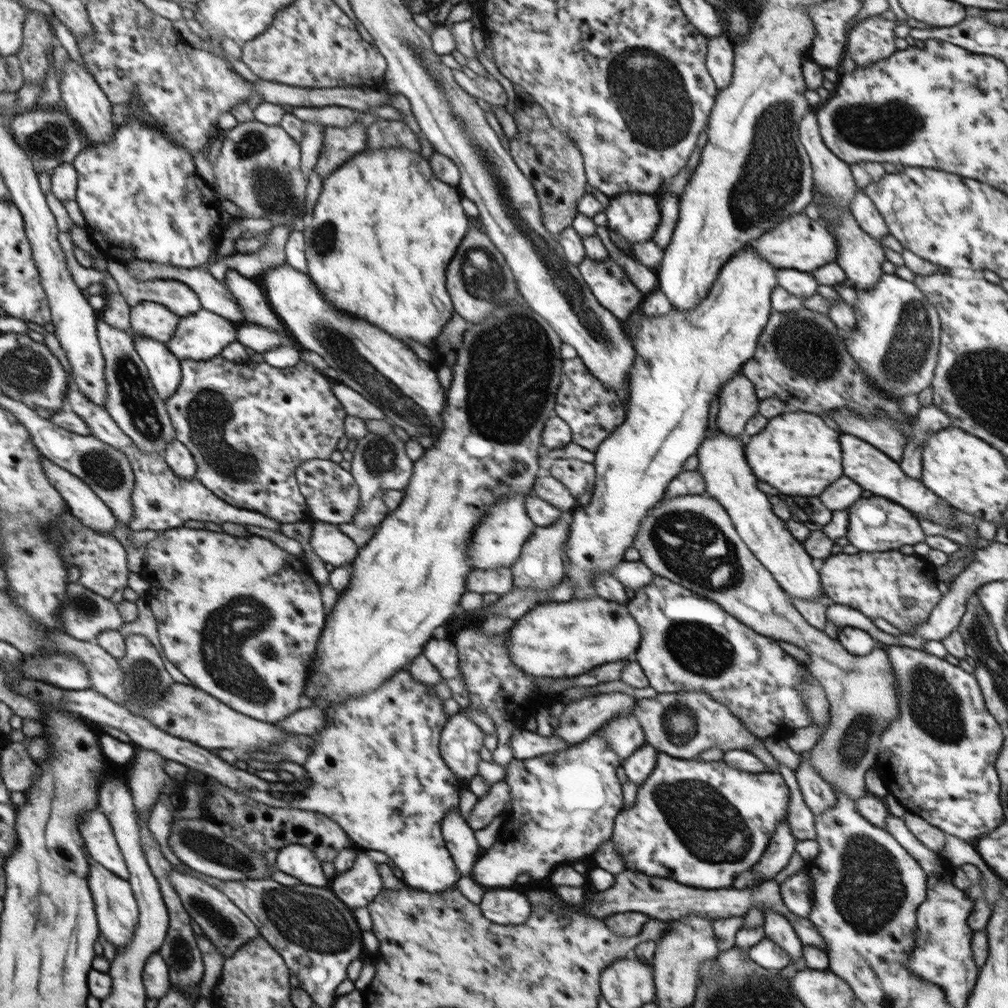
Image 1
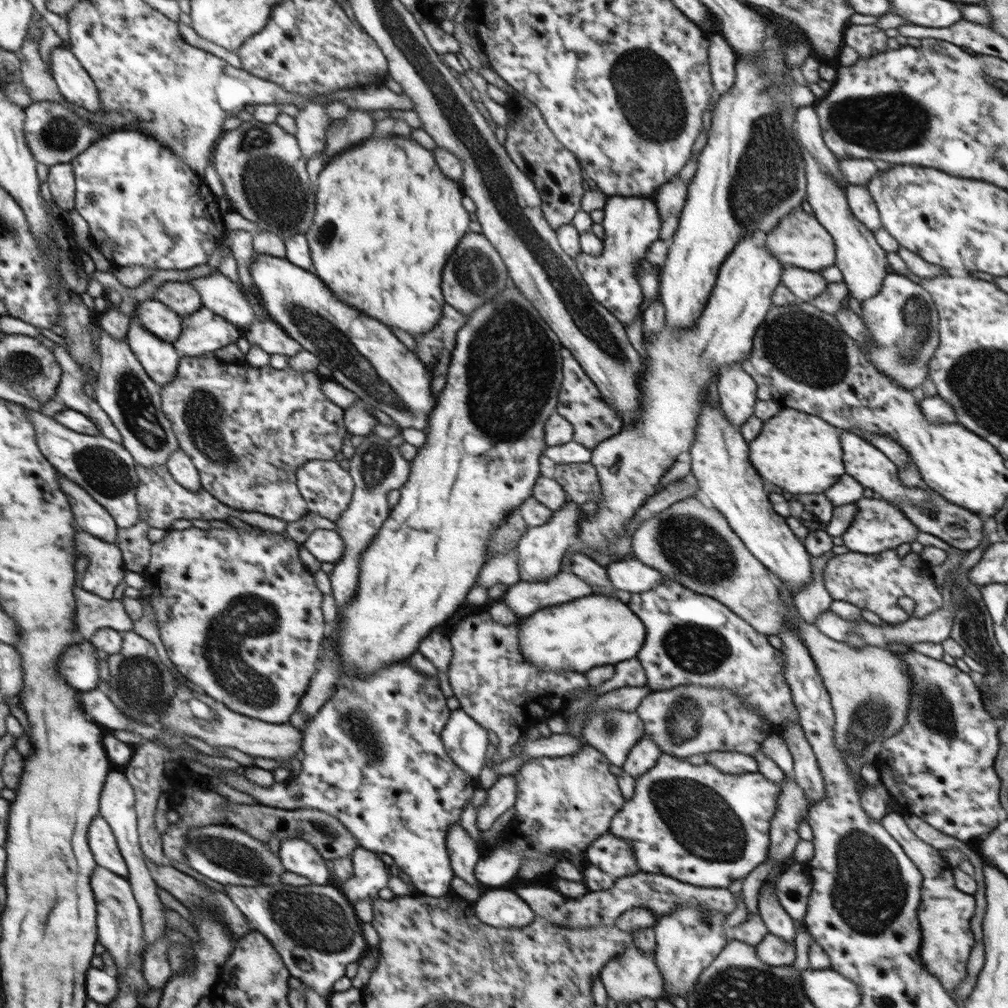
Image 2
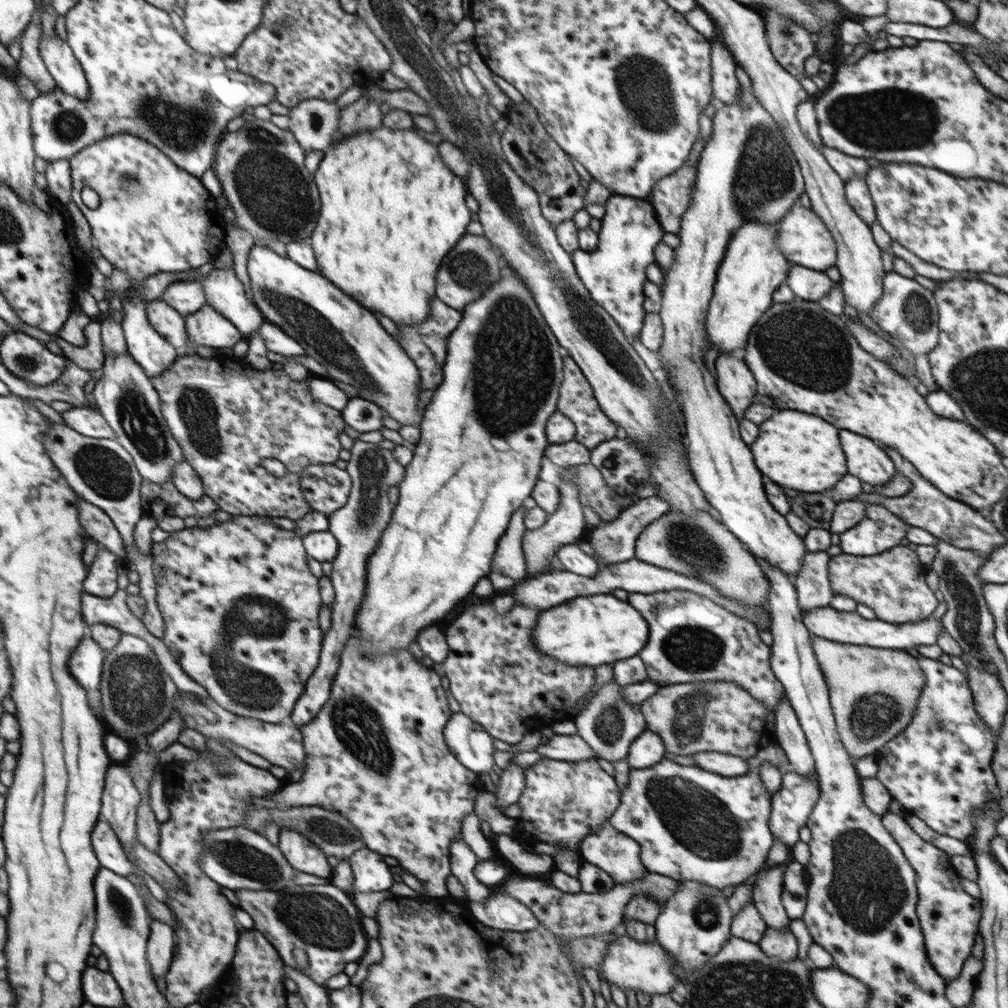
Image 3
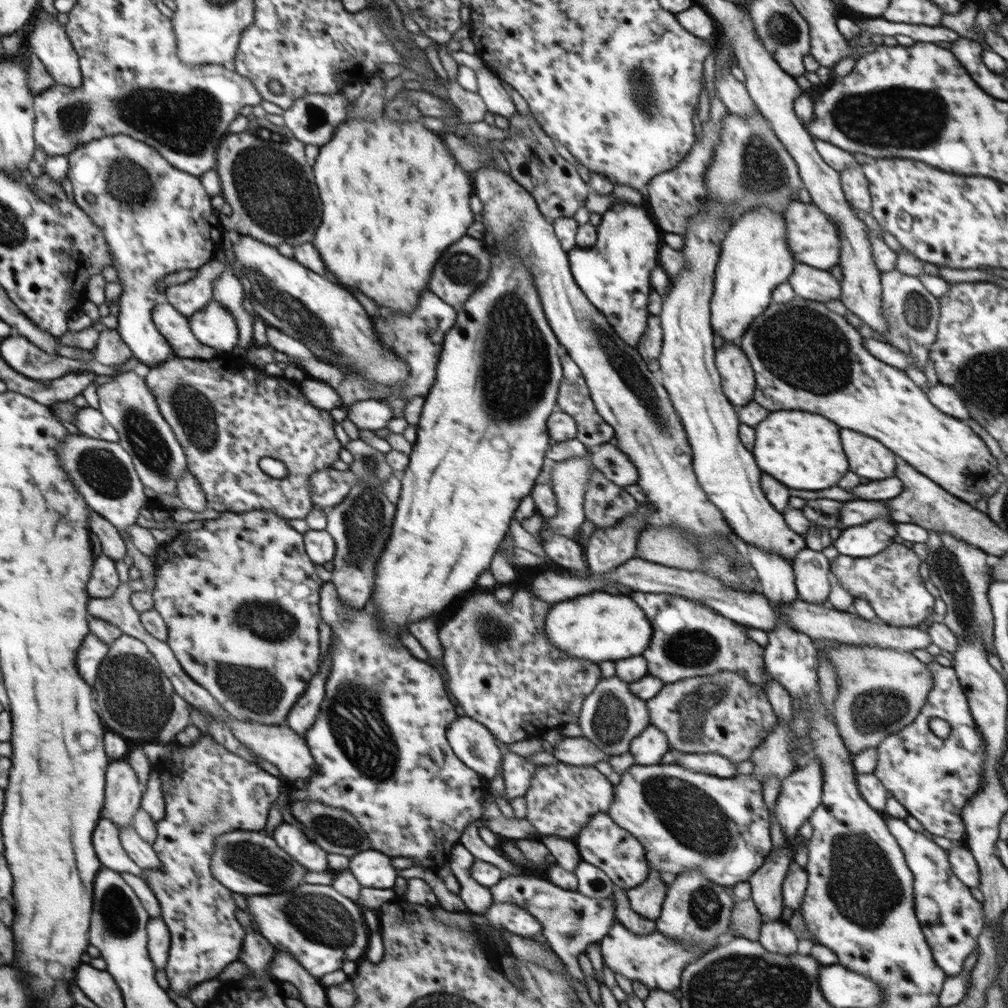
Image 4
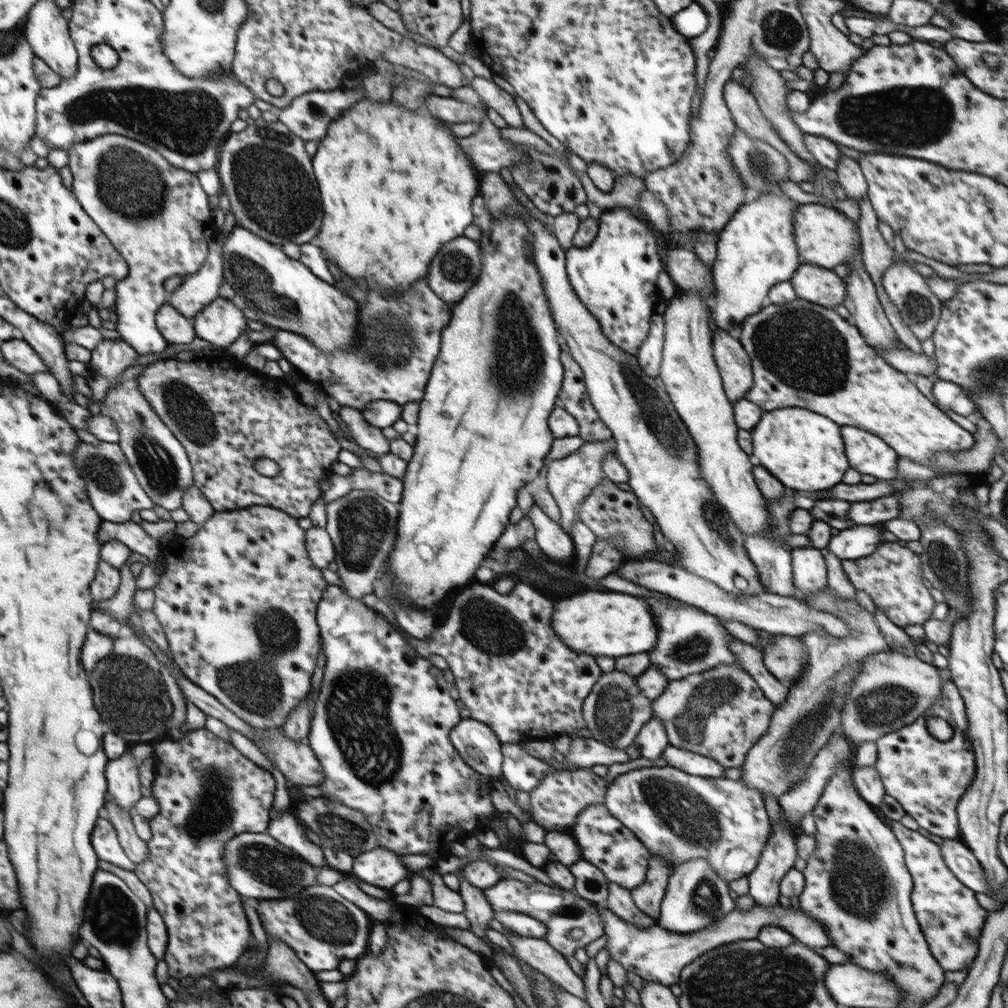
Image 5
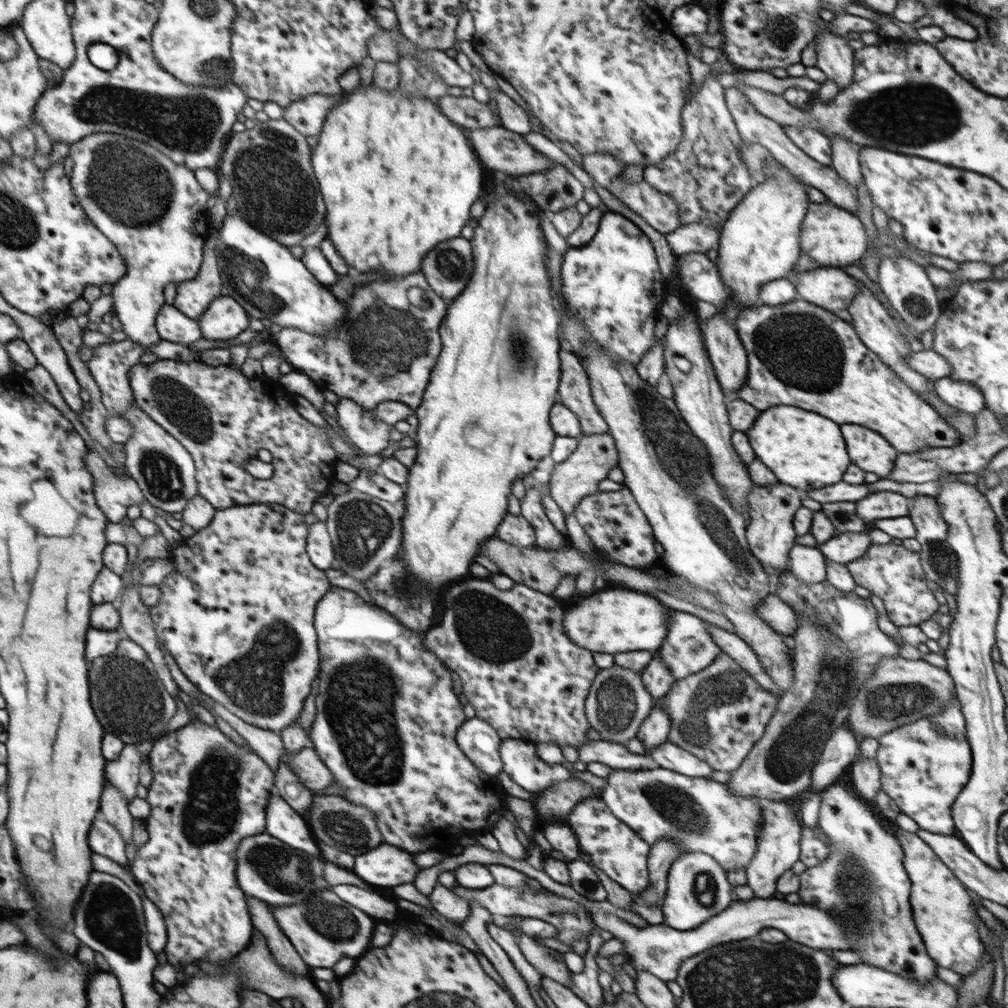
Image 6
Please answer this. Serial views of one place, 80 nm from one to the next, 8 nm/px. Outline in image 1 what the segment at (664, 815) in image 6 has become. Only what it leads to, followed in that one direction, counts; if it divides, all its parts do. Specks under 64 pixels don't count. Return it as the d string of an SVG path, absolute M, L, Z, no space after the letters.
M658 751L657 763L654 770L638 787L637 800L630 808L624 808L616 815L611 843L619 854L622 855L624 862L627 863L628 870L638 871L648 876L661 876L662 878L672 879L692 888L704 890L730 888L736 876L750 871L764 854L772 835L775 833L778 823L781 822L787 814L790 796L789 786L780 773L769 773L768 771L763 773L749 773L722 761L704 762L699 758L683 760L673 758L672 756Z

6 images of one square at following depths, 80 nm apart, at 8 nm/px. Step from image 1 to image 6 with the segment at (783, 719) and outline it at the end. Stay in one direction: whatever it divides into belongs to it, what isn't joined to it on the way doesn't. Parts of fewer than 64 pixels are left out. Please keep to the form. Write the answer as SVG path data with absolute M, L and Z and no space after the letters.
M670 609L670 626L667 635L656 651L659 652L660 658L675 680L686 679L688 676L704 670L716 660L720 652L723 652L706 628L706 621L701 620L698 616L672 609Z

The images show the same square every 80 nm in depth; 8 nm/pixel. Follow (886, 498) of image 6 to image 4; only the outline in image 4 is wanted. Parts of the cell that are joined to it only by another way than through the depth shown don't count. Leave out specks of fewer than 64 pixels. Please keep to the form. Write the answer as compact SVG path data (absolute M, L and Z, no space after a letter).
M852 500L844 502L842 506L842 520L840 520L840 530L846 530L850 526L858 526L864 522L870 522L872 518L880 516L890 516L890 509L880 500Z

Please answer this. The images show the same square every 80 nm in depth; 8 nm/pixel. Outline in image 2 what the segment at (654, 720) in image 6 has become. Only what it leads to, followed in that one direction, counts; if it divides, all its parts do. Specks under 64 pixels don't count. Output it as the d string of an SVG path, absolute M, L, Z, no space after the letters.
M644 736L631 748L621 768L636 779L642 776L642 773L648 772L662 754L657 744L651 738Z

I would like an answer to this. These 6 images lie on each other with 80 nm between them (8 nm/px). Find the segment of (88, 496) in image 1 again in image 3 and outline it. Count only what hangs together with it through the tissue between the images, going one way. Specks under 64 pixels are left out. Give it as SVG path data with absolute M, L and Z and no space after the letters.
M78 498L78 506L80 506L82 528L86 529L87 534L104 546L108 552L112 552L116 556L125 556L121 534L119 530L116 530L116 526L109 516L104 514L104 510L86 502L84 498Z

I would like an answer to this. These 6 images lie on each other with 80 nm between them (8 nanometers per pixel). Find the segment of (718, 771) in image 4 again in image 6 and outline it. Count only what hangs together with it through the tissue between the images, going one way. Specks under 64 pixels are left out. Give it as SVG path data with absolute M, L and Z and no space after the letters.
M667 740L664 744L648 750L647 755L654 758L659 767L667 768L692 778L710 777L713 768L686 751Z

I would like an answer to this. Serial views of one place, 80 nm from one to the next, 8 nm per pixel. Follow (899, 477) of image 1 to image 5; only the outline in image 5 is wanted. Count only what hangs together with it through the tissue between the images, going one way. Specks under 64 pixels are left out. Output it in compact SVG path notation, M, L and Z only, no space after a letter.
M854 426L842 428L842 438L848 462L860 474L886 481L897 478L899 456L881 438Z

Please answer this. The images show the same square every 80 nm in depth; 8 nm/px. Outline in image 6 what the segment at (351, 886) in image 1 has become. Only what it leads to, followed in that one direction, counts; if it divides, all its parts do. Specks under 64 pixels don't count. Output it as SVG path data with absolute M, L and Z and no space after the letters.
M382 842L380 846L354 857L354 874L374 886L398 886L412 882L418 874L413 854L393 844Z

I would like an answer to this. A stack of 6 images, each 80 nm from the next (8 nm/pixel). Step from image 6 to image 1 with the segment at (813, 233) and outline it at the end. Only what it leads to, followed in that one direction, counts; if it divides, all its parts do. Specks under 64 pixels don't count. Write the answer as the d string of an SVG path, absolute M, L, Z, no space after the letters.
M804 212L791 214L780 221L778 228L765 232L748 245L760 258L769 262L776 269L788 268L807 273L836 261L838 255L835 239L829 233L826 225L809 218Z

